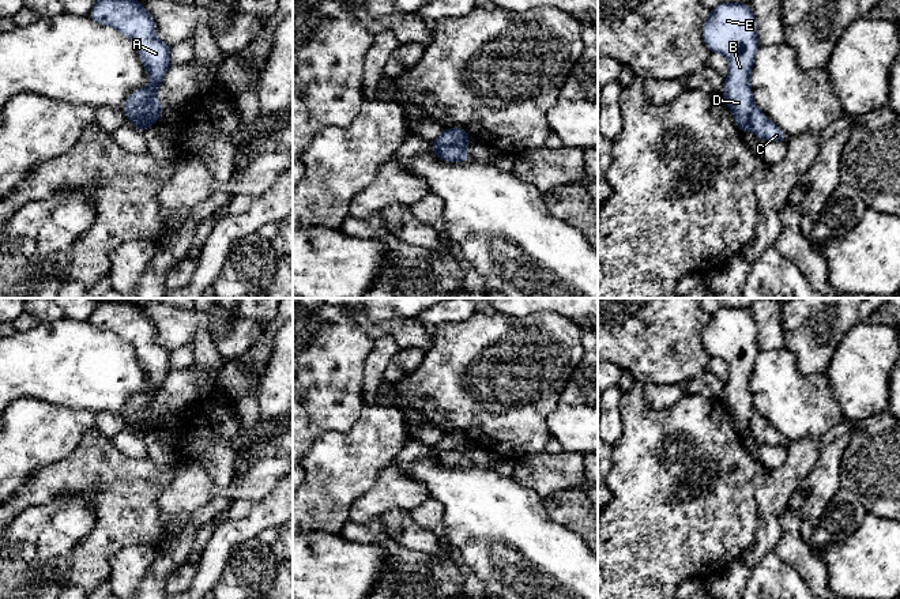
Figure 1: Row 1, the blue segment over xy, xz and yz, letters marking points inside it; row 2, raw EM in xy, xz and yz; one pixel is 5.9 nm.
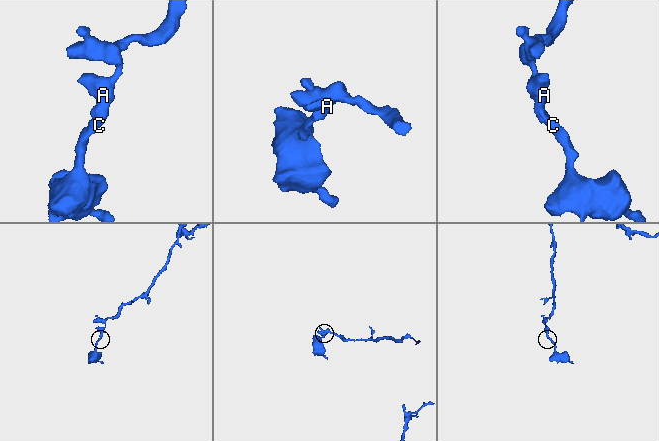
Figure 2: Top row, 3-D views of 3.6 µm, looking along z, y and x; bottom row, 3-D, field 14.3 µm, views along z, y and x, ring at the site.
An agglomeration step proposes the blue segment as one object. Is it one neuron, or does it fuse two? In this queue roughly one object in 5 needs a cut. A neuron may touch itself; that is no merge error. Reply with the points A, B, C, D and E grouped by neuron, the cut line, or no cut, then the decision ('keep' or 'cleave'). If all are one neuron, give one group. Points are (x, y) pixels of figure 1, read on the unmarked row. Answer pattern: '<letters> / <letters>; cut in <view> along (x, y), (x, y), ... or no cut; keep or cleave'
A B D E / C; cut in xy along (155, 400), (151, 411), (140, 422), (130, 424); cleave

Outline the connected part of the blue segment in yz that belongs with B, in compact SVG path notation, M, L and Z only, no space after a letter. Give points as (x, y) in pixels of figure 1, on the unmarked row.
M720 308L707 323L701 340L712 358L720 358L728 366L722 399L739 436L748 437L754 411L750 377L760 353L757 328L749 309Z

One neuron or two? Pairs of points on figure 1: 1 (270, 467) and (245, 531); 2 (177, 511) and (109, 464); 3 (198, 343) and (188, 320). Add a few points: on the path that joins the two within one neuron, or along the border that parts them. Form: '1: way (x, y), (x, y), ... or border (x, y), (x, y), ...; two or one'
1: border (278, 482), (263, 498), (255, 503); two
2: border (176, 470), (158, 497), (164, 528); two
3: border (206, 334), (200, 332), (187, 343); two

